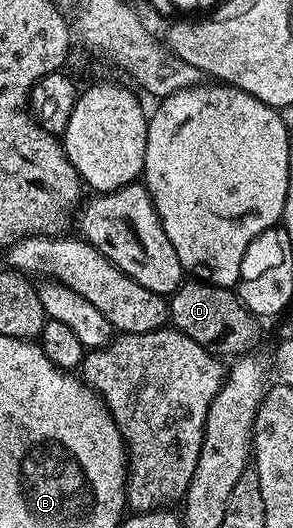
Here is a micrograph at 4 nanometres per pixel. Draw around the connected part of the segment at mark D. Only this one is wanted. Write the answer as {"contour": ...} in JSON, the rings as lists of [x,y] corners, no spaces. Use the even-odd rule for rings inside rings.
{"contour":[[[185,281],[168,296],[168,322],[178,331],[182,331],[191,341],[203,345],[208,351],[218,357],[239,357],[250,352],[257,341],[258,316],[252,315],[237,298],[236,290],[227,287],[217,287],[213,283],[200,281]]]}

